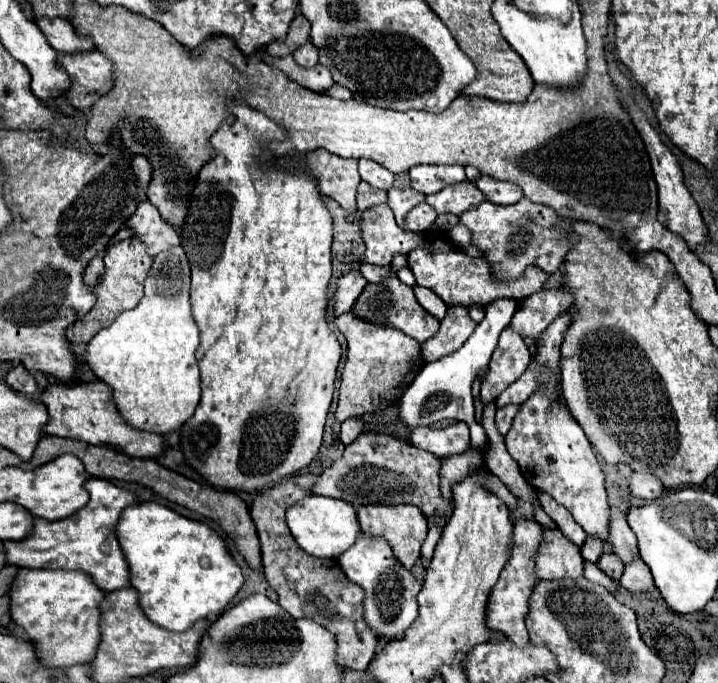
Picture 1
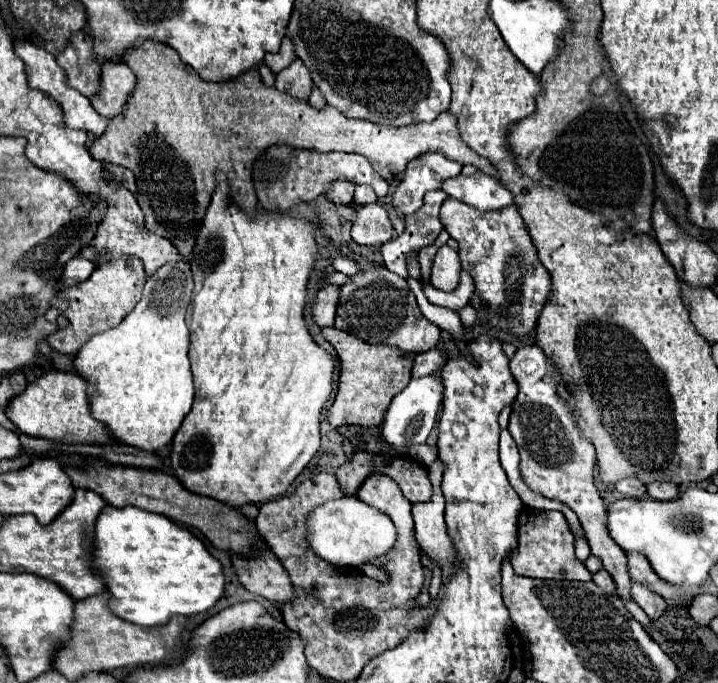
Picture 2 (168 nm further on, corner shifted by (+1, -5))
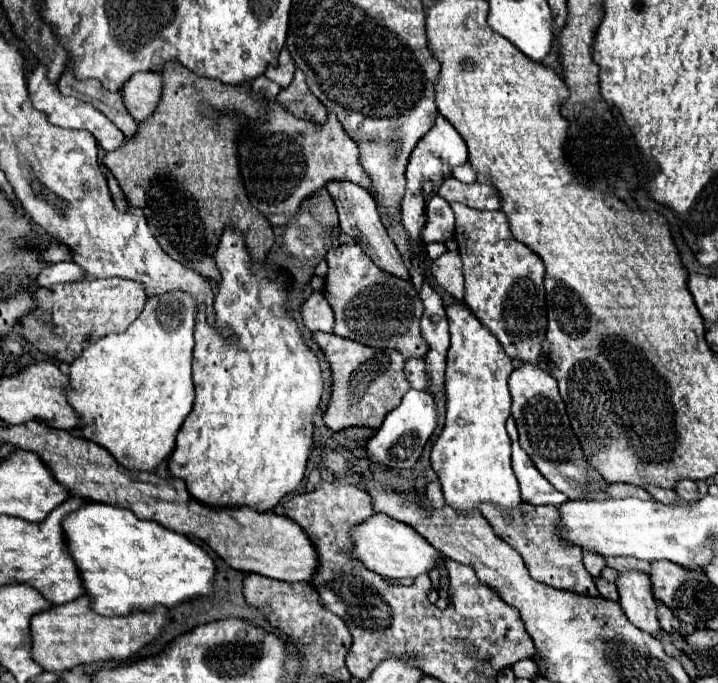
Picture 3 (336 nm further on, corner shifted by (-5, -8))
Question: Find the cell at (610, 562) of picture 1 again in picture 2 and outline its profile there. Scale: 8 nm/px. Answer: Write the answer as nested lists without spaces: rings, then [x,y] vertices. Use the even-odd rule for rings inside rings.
[[[601,570],[601,572],[597,572],[597,574],[593,574],[593,582],[599,586],[599,588],[603,588],[605,592],[609,592],[609,594],[615,594],[615,586],[613,586],[613,578],[605,572],[605,570]]]

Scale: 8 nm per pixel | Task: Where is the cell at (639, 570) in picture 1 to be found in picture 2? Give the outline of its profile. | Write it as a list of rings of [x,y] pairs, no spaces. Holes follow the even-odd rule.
[[[633,582],[633,586],[631,586],[631,596],[647,612],[647,616],[651,620],[659,620],[661,614],[665,612],[665,608],[667,608],[667,604],[665,604],[665,600],[661,596],[657,596],[655,592],[647,590],[645,586],[641,586],[637,582]]]

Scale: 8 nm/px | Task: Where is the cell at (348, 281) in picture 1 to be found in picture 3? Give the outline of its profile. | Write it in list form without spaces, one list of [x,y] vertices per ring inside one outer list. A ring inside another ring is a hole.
[[[313,293],[303,303],[301,315],[303,315],[303,323],[313,333],[315,331],[325,331],[325,333],[333,331],[333,311],[331,311],[331,305],[327,303],[323,293]]]

